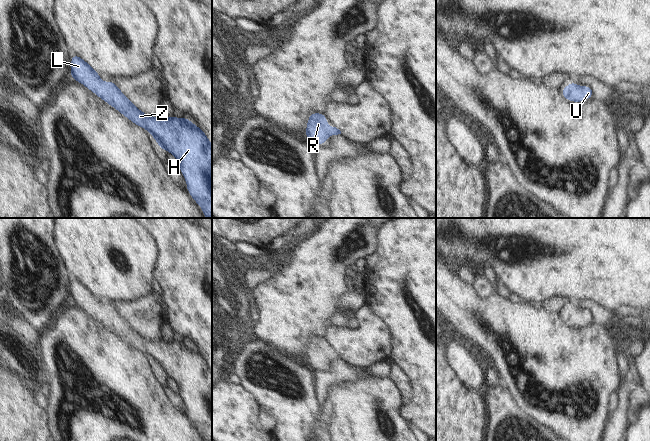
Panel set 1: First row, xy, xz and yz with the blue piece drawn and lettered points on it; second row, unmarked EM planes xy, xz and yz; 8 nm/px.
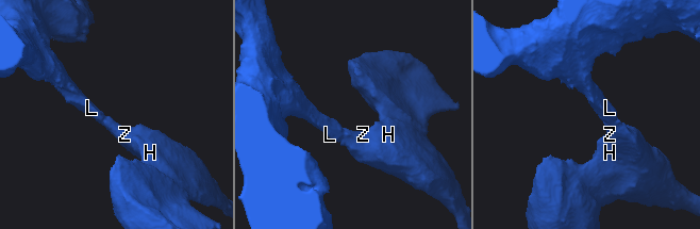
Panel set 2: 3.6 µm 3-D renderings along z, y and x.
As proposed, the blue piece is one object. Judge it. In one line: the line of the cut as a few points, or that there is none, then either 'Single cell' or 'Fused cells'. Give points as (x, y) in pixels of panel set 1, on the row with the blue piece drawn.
No split. Single cell.

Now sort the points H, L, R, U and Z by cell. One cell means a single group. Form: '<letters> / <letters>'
H L R U Z

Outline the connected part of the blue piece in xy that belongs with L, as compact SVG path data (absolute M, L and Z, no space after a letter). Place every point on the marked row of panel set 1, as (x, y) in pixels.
M72 54L70 75L100 99L119 111L135 125L147 130L162 150L171 153L179 162L179 170L185 178L188 190L194 201L201 207L206 218L212 218L212 144L207 135L187 117L152 117L139 110L113 82L103 82L100 75L85 60Z

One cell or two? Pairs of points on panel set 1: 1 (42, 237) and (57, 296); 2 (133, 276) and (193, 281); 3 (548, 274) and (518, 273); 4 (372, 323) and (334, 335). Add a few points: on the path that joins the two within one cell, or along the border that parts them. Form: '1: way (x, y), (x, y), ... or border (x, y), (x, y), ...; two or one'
1: way (42, 252), (44, 281); one
2: border (160, 255), (158, 266), (155, 270), (155, 278); two
3: way (541, 273), (525, 273); one
4: way (363, 332), (360, 335), (343, 335); one

